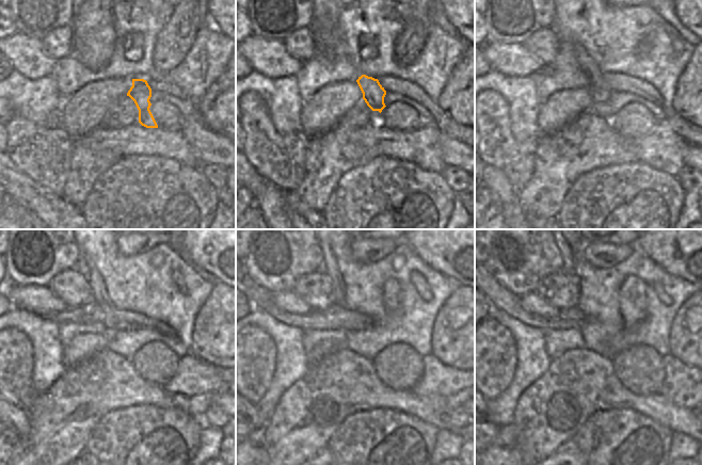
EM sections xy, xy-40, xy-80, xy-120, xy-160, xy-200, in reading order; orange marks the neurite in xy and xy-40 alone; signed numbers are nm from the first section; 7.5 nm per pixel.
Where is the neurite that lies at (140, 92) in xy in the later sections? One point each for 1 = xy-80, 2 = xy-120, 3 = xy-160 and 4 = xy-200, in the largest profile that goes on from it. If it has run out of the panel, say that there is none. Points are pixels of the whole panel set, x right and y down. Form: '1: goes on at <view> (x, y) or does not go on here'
1: goes on at xy-80 (585, 63)
2: goes on at xy-120 (99, 297)
3: goes on at xy-160 (329, 268)
4: goes on at xy-200 (571, 251)

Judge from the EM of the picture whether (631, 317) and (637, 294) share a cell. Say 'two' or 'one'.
one

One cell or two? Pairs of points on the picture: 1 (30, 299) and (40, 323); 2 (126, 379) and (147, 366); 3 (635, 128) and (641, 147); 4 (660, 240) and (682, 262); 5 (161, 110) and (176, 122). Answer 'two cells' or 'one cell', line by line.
1: two cells
2: two cells
3: two cells
4: one cell
5: one cell

